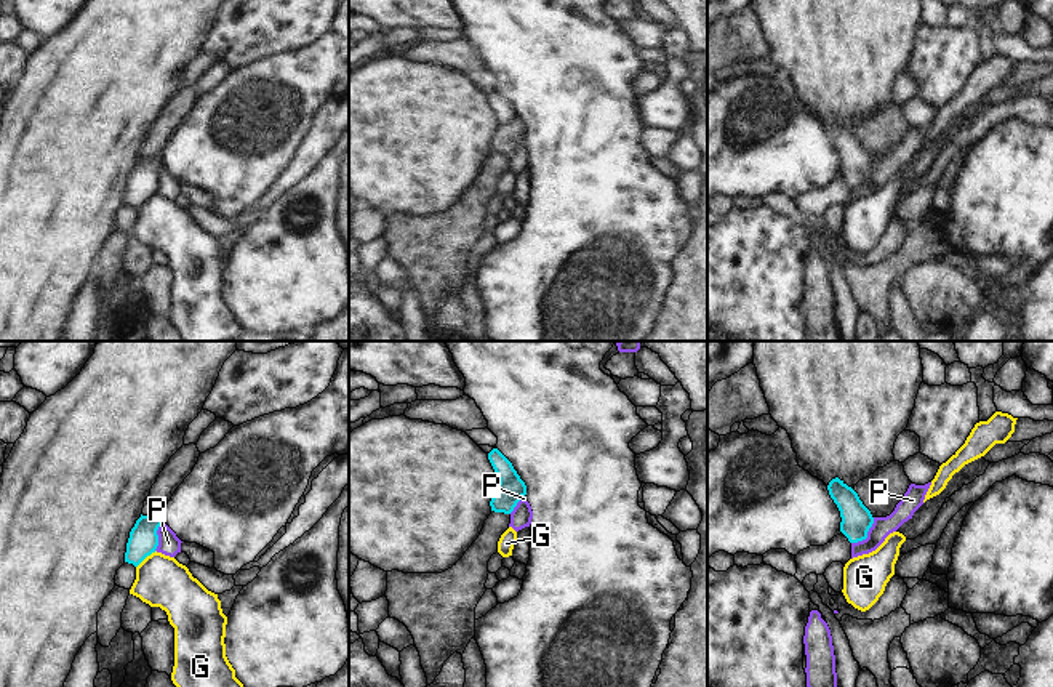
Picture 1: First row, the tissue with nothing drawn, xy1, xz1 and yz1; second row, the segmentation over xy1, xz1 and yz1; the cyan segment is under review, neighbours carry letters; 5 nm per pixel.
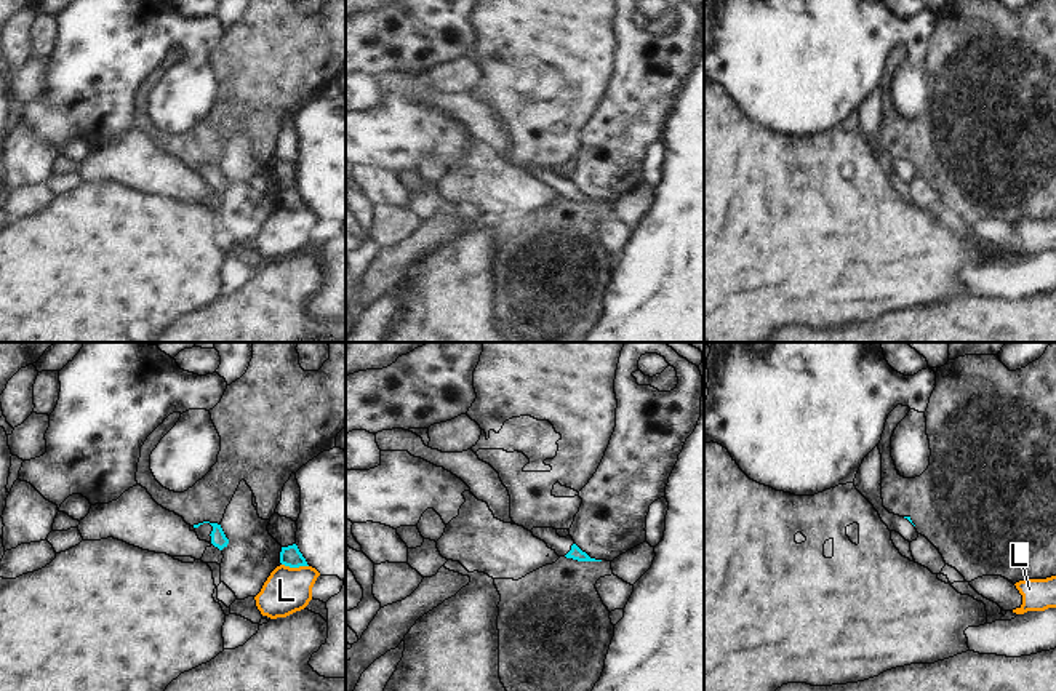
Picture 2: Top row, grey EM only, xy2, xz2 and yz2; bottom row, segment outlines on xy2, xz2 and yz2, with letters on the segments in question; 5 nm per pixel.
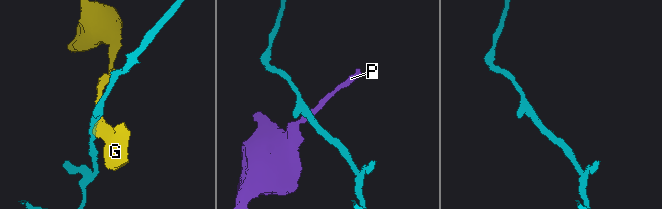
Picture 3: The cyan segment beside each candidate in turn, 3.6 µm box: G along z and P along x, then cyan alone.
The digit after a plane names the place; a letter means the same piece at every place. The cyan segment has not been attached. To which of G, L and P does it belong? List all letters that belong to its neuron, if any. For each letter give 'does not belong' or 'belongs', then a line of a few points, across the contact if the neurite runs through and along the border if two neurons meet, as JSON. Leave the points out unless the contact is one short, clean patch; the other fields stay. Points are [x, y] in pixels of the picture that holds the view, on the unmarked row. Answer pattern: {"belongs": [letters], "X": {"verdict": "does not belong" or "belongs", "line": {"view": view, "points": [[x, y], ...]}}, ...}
{"belongs": [], "G": {"verdict": "does not belong", "line": {"view": "xy1", "points": [[156, 192], [136, 208]]}}, "L": {"verdict": "does not belong", "line": {"view": "xy2", "points": [[282, 205], [308, 208]]}}, "P": {"verdict": "does not belong", "line": {"view": "yz1", "points": [[874, 159], [868, 176], [852, 184]]}}}

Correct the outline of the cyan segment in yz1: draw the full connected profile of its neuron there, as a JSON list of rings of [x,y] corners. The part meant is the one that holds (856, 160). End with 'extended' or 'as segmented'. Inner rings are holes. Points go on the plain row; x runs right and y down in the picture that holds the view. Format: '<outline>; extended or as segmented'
[[[839,119],[827,127],[829,136],[840,152],[840,173],[850,184],[867,179],[867,173],[874,165],[871,152],[863,146],[858,135]]]; as segmented

